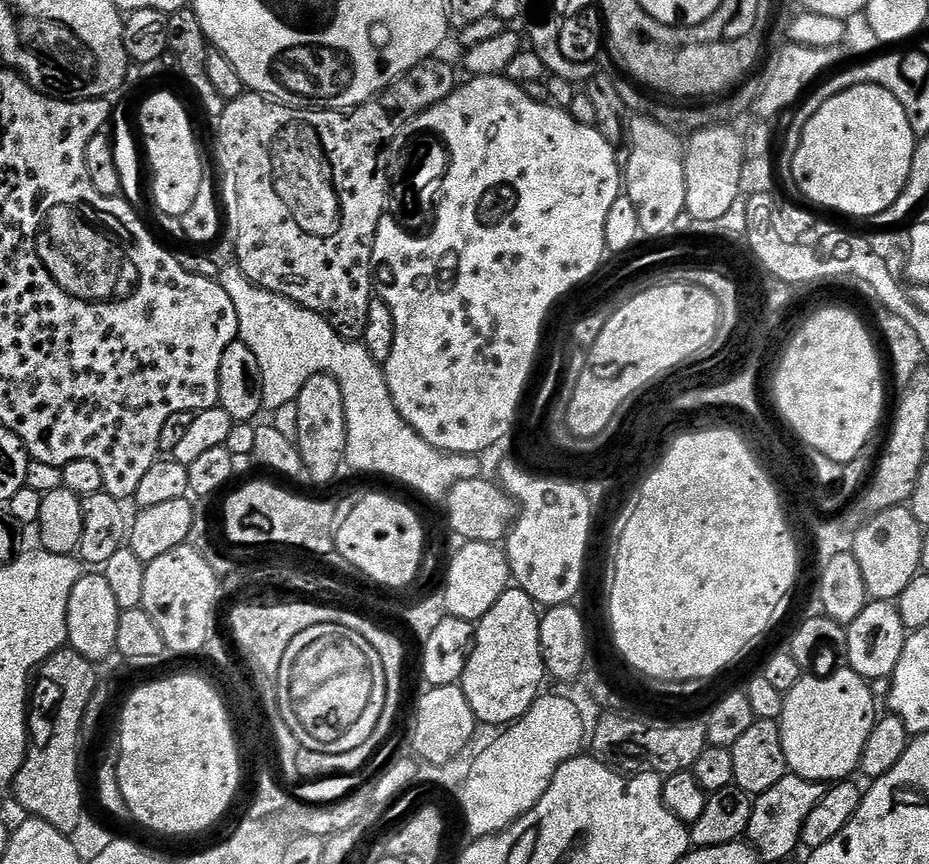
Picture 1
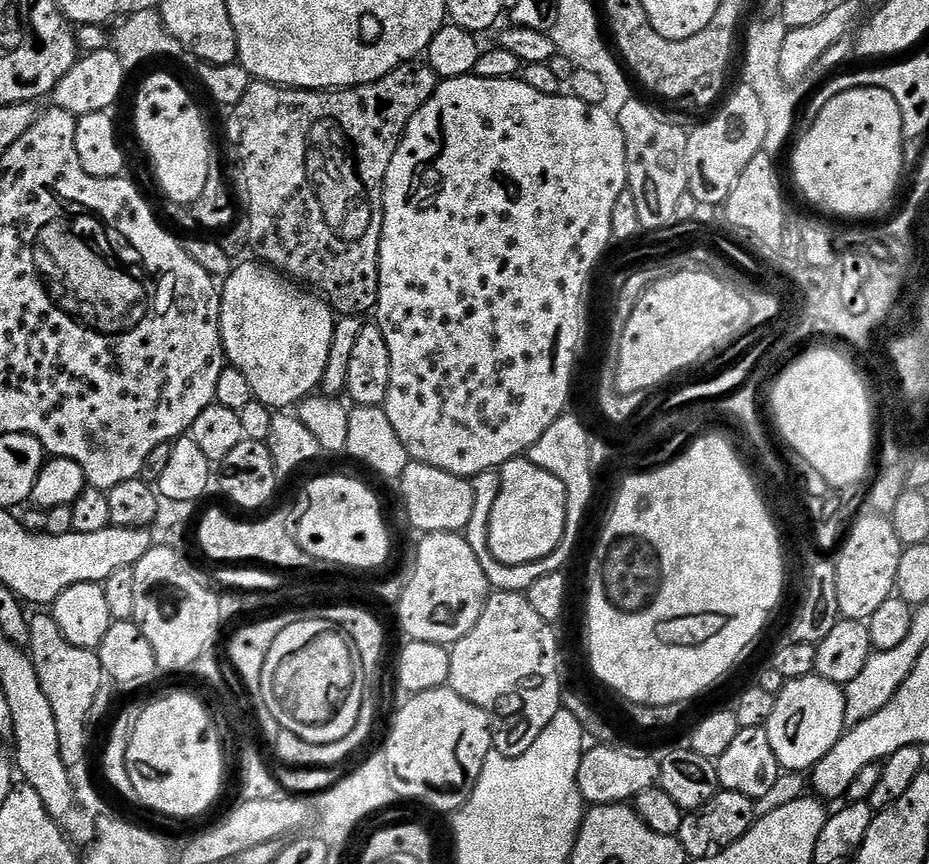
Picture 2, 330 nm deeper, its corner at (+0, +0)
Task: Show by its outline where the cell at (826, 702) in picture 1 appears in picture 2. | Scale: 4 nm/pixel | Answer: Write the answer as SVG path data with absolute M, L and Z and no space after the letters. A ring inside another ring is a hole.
M815 674L787 681L781 692L776 694L774 714L770 714L766 725L770 734L770 746L774 746L774 754L778 758L781 769L792 774L807 773L840 741L840 737L846 731L845 718L846 698L841 685Z

